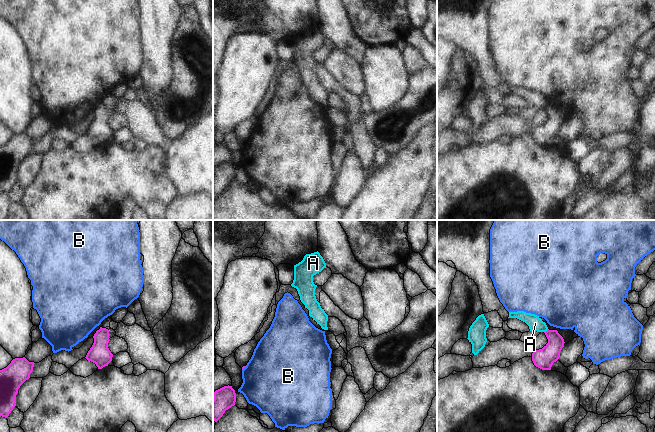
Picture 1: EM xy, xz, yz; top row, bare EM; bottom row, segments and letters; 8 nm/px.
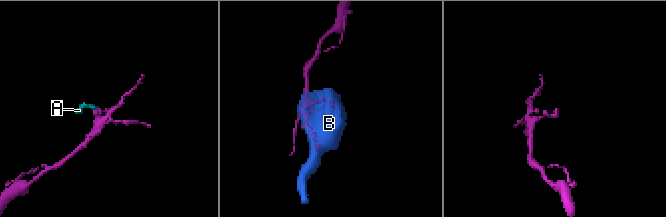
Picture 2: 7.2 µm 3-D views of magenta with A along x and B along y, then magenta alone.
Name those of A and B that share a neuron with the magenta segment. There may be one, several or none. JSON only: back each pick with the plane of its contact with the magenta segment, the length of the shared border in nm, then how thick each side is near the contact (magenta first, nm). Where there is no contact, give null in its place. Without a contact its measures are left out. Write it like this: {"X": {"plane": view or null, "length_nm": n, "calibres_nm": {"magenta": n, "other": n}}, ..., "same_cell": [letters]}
{"same_cell": []}

